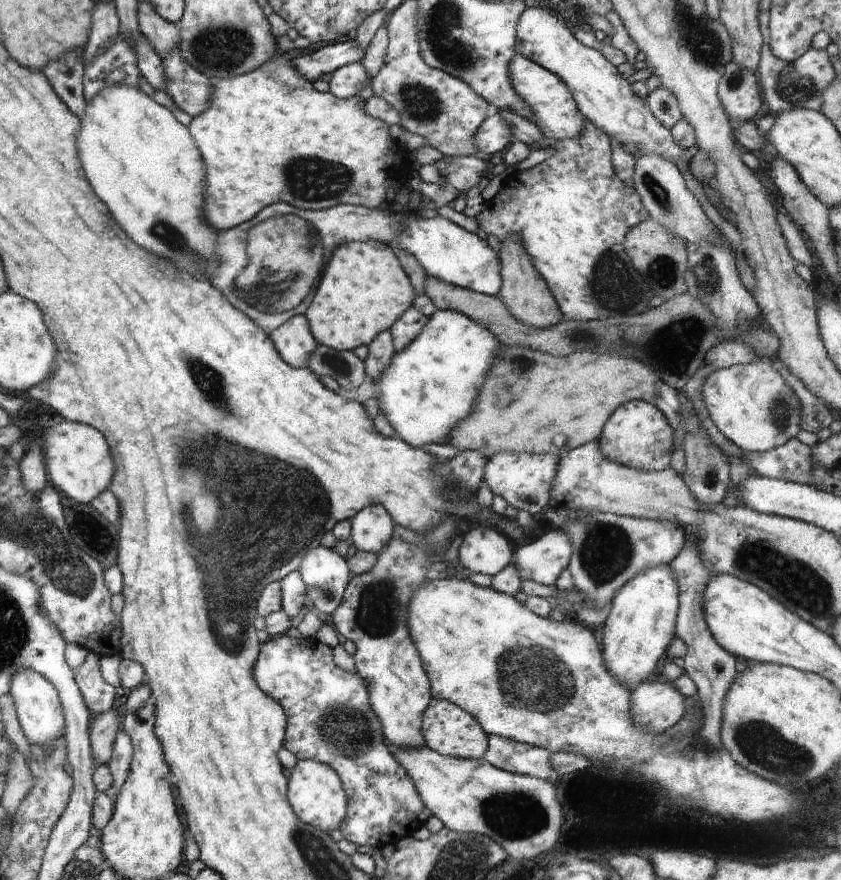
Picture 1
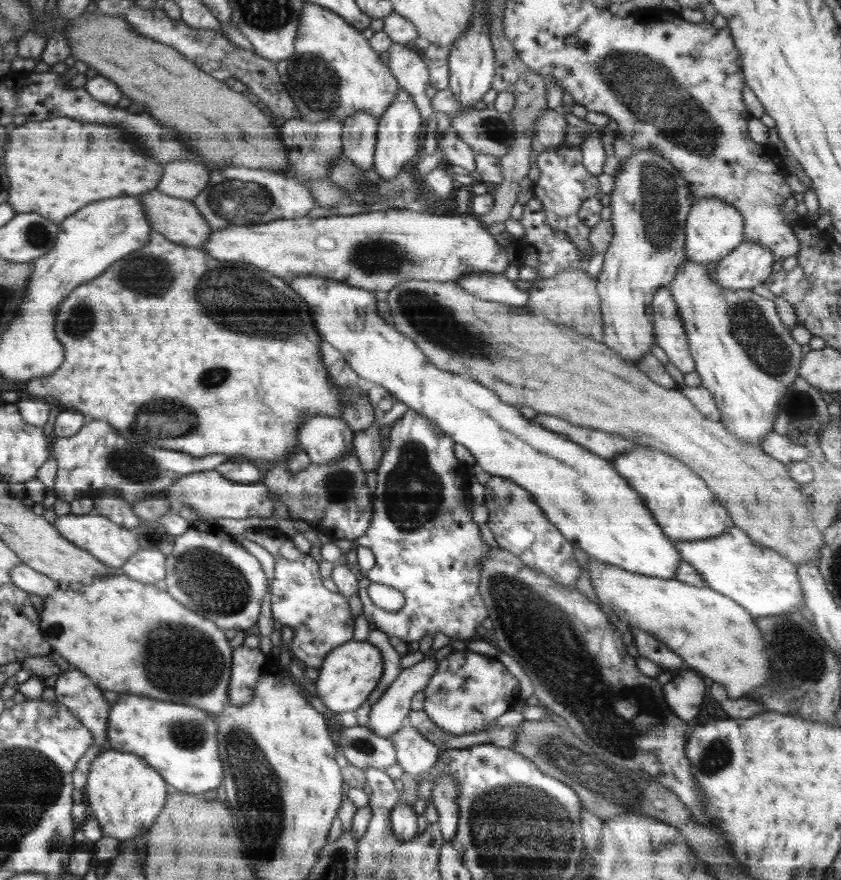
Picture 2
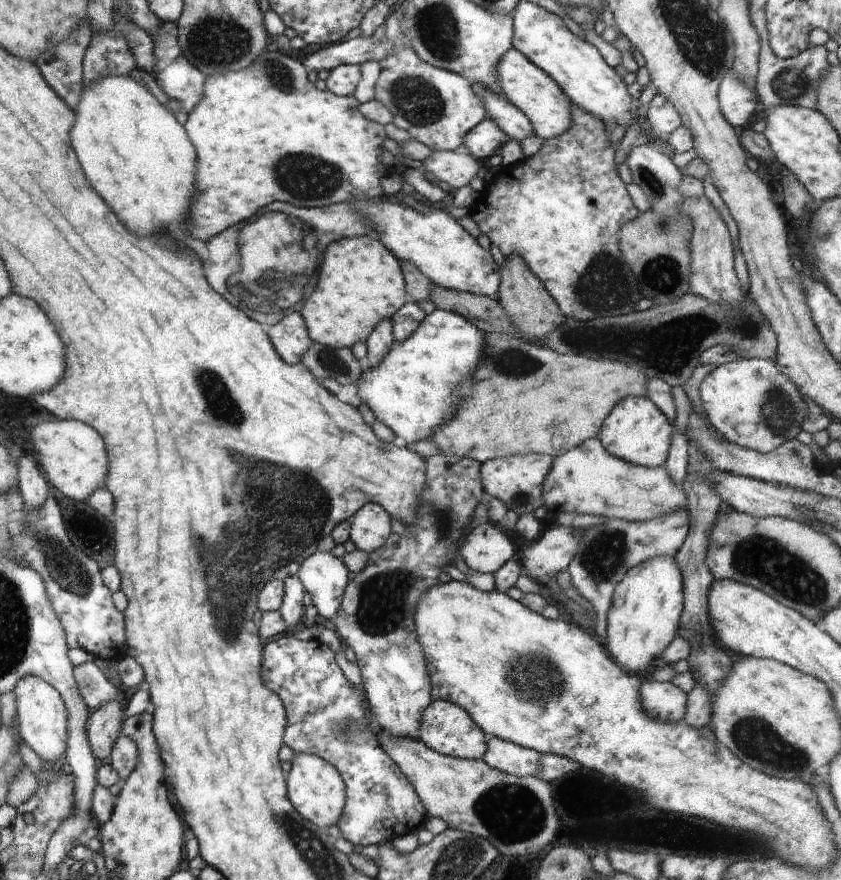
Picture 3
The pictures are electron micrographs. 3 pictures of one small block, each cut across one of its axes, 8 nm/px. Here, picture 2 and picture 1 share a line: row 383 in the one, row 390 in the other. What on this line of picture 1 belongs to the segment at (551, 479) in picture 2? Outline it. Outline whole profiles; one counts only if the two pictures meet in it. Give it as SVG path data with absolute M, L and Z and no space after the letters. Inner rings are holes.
M436 309L414 342L394 354L378 386L372 385L372 396L380 400L381 413L401 440L418 448L442 444L472 414L478 388L492 370L492 362L500 358L500 346L496 336L472 318Z

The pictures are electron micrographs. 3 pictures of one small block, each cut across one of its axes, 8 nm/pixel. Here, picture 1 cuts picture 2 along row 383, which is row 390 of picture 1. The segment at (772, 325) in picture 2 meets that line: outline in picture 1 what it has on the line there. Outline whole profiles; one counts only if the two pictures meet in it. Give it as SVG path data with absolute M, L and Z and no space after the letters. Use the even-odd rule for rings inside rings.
M771 360L715 369L704 380L701 392L712 422L744 452L763 453L778 448L796 439L801 430L800 402Z

